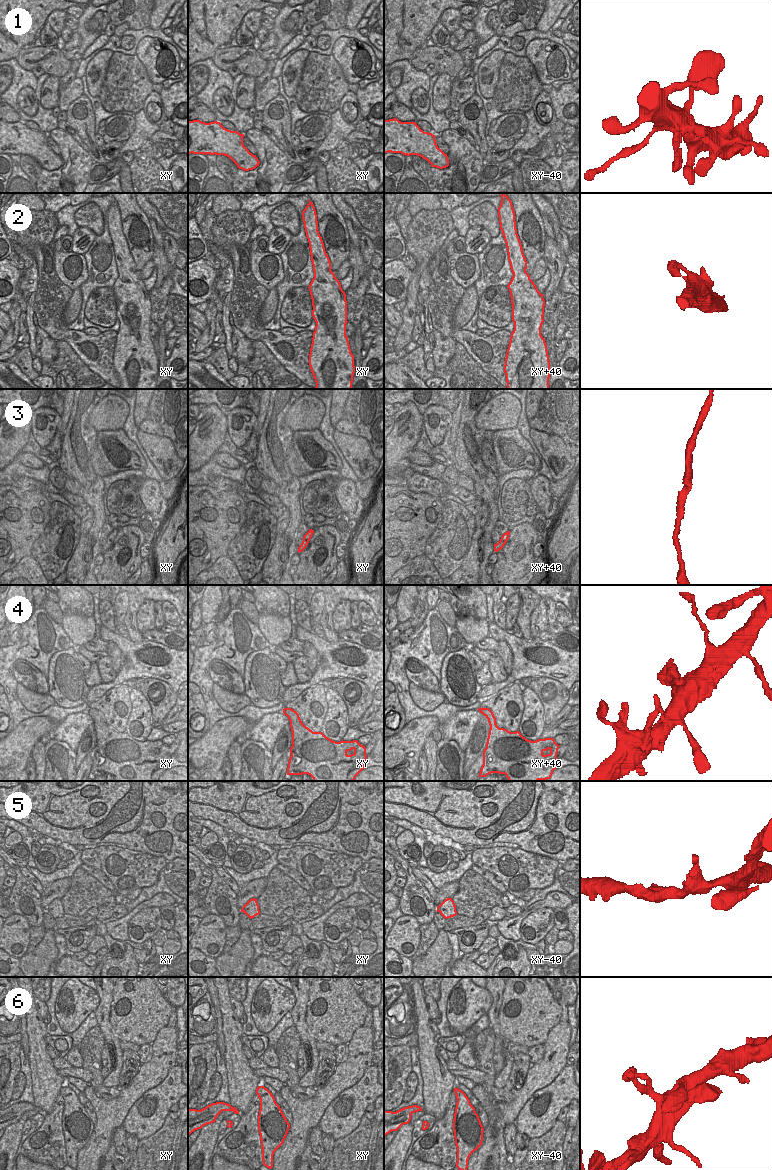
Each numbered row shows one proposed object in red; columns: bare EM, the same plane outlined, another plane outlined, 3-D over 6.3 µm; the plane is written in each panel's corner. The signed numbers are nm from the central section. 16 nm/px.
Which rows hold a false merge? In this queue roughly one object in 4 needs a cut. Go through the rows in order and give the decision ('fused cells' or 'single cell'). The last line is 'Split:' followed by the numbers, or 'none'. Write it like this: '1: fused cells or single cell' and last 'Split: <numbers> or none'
1: single cell
2: single cell
3: single cell
4: single cell
5: single cell
6: single cell
Split: none

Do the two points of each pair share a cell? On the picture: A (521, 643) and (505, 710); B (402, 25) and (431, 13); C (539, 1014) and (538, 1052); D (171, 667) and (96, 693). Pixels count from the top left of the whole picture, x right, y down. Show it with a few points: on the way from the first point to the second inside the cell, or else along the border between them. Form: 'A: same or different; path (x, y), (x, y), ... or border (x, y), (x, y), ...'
A: different; border (518, 682), (513, 682), (501, 688), (491, 697)
B: same; path (409, 18), (417, 13), (424, 13)
C: different; border (543, 1043), (536, 1044), (529, 1049)
D: same; path (152, 667), (133, 667), (115, 682)

